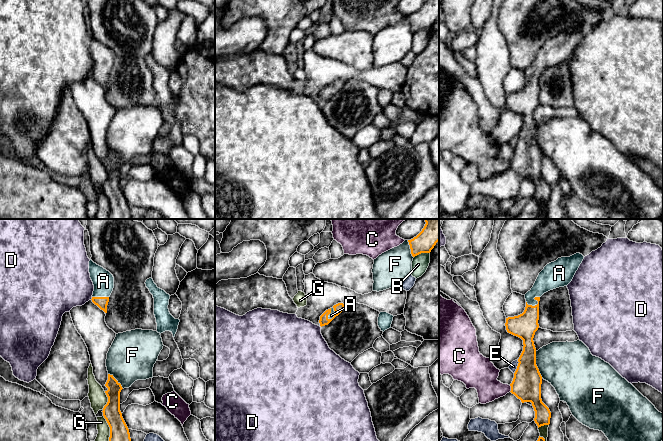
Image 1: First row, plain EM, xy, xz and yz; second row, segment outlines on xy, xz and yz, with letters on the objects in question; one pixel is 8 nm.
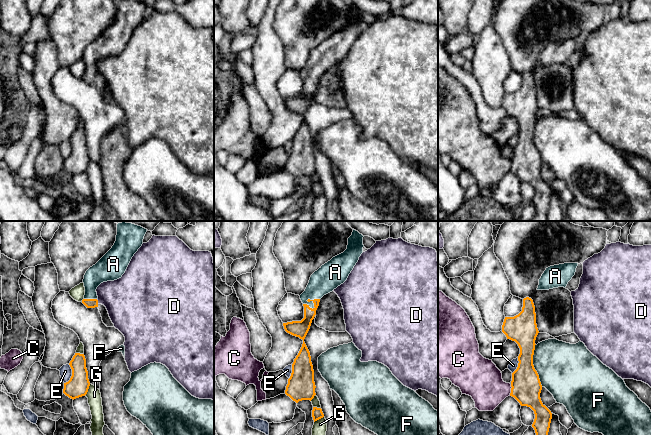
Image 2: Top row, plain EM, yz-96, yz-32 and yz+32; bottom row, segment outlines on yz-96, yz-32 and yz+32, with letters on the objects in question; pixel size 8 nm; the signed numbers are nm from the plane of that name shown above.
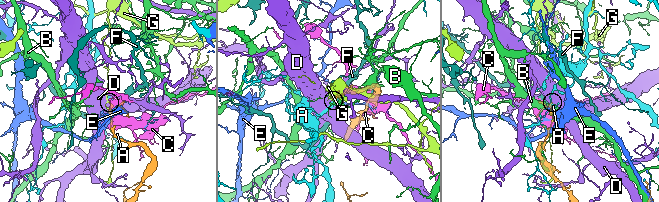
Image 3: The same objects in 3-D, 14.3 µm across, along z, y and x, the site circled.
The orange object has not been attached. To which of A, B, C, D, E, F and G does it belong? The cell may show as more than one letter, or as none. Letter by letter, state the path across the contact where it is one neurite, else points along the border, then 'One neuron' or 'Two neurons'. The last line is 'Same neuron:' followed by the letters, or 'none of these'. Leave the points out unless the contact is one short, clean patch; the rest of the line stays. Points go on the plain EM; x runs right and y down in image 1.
A: Path across: yz (524, 102), (531, 86), (537, 80), (534, 70), (551, 53). One neuron
B: Boundary: xz (429, 28), (421, 28), (414, 33). Two neurons
C: Two neurons
D: Boundary: xy (92, 73), (90, 75). Two neurons
E: Two neurons
F: Two neurons
G: Two neurons
Same neuron: A

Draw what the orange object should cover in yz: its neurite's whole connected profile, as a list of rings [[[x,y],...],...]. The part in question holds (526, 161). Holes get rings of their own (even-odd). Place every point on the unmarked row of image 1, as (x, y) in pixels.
[[[576,29],[547,40],[539,49],[533,63],[525,70],[526,83],[522,90],[506,94],[508,109],[523,116],[523,127],[514,149],[511,169],[524,178],[531,178],[538,204],[550,200],[551,188],[541,175],[542,152],[536,141],[534,111],[539,104],[540,73],[553,65],[567,62],[573,55],[584,32]]]

